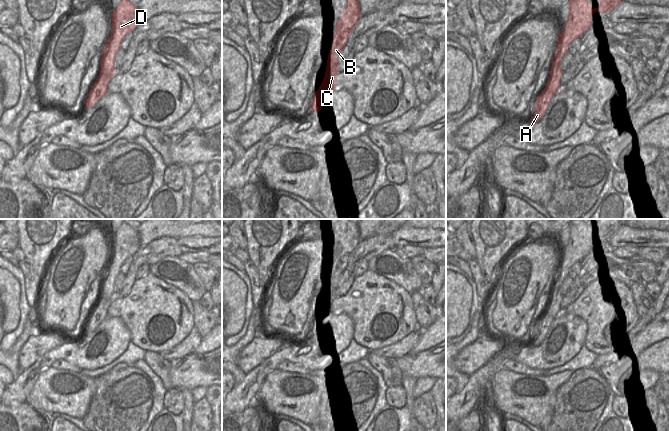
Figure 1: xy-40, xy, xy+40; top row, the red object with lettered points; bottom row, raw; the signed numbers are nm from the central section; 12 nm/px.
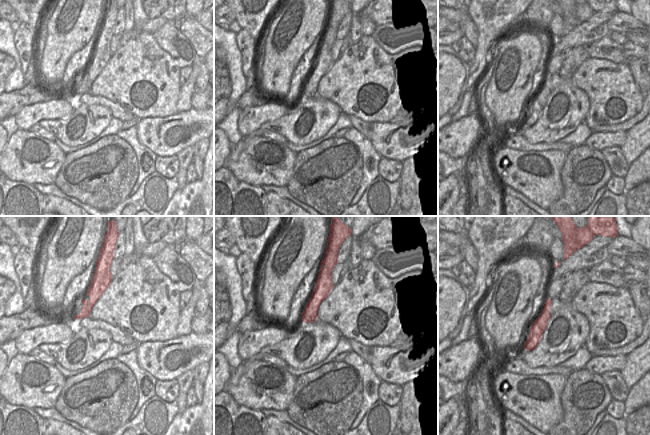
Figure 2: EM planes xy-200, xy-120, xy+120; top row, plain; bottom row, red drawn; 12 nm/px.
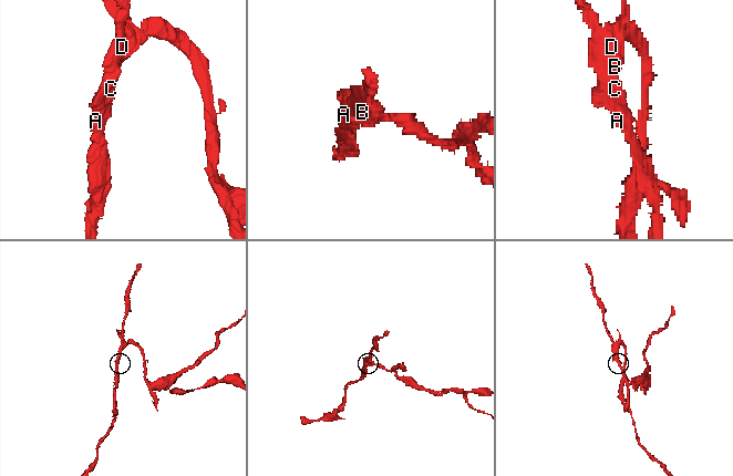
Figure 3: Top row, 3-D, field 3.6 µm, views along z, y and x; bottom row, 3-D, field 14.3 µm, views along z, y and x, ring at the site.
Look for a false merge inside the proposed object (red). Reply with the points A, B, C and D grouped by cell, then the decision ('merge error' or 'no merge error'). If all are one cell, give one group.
A C / B D; merge error

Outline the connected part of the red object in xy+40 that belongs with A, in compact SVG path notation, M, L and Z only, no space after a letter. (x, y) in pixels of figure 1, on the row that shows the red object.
M561 68L557 72L550 71L550 77L548 79L547 85L543 92L537 98L536 108L531 116L531 120L534 123L538 123L545 115L545 112L551 102L551 99L558 93L561 89L560 78L563 74Z

